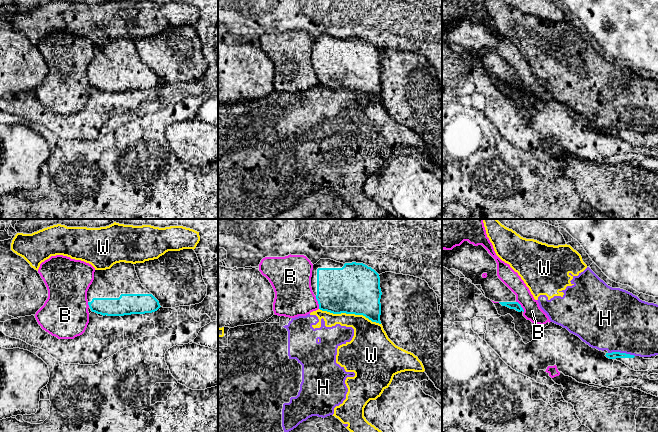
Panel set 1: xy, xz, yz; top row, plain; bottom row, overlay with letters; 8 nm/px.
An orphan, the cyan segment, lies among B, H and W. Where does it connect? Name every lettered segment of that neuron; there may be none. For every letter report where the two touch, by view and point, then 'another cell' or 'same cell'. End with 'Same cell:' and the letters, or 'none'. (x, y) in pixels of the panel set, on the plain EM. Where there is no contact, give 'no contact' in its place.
B: contact xz (318, 78); another cell
H: contact yz (621, 129); another cell
W: contact xz (350, 89); another cell
Same cell: none

